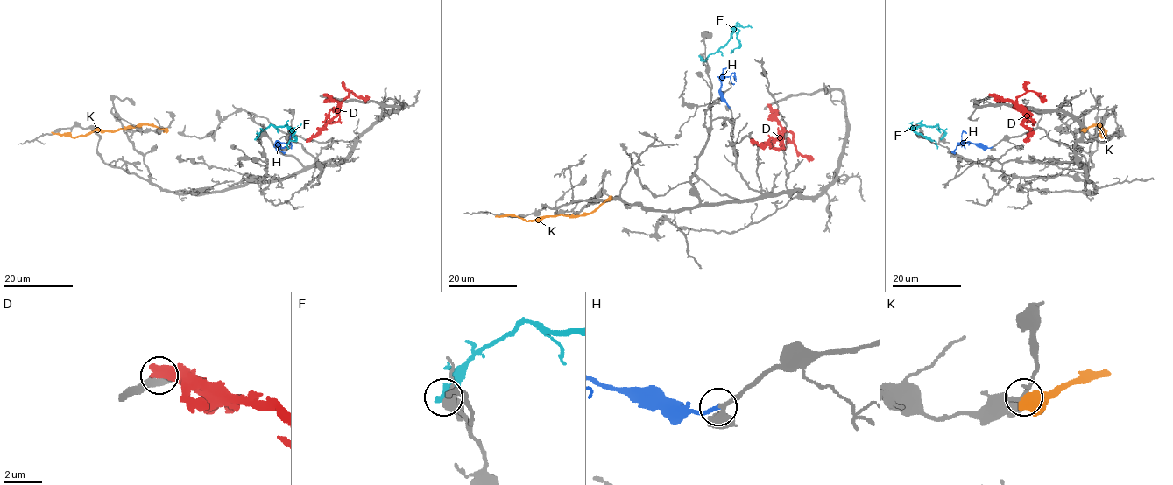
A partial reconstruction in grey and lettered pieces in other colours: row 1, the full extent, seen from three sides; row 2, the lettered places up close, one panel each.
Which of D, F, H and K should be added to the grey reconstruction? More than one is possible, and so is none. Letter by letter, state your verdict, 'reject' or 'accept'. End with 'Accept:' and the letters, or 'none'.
D: reject
F: reject
H: accept
K: reject
Accept: H

